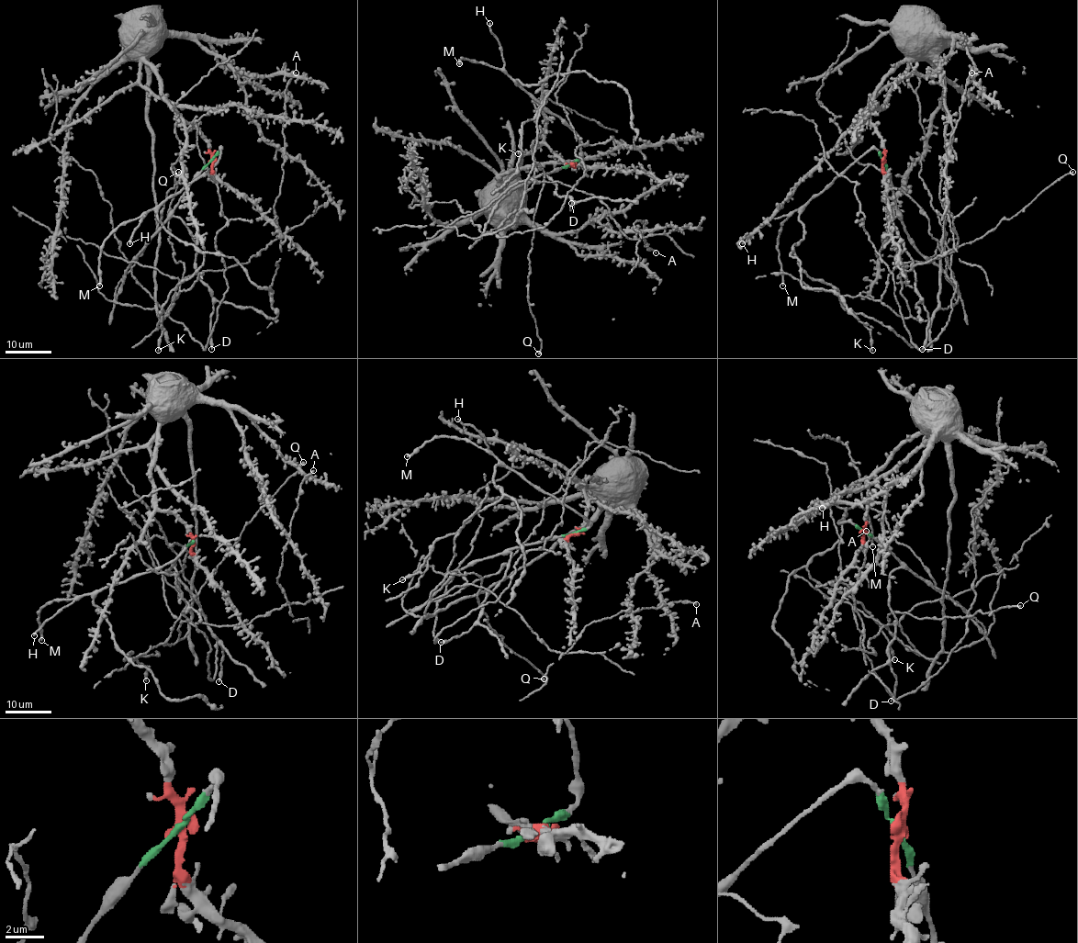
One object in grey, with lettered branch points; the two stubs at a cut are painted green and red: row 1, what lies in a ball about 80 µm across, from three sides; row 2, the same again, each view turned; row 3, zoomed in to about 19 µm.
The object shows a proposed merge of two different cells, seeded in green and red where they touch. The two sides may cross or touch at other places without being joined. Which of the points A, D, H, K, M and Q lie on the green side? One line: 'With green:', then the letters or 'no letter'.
With green: D, H, K, M

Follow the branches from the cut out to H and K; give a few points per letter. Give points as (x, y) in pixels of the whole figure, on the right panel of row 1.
H: (883, 161), (873, 148), (868, 150), (822, 192), (791, 214), (768, 218), (742, 244)
K: (883, 161), (868, 150), (816, 195), (792, 246), (869, 331), (872, 351)

